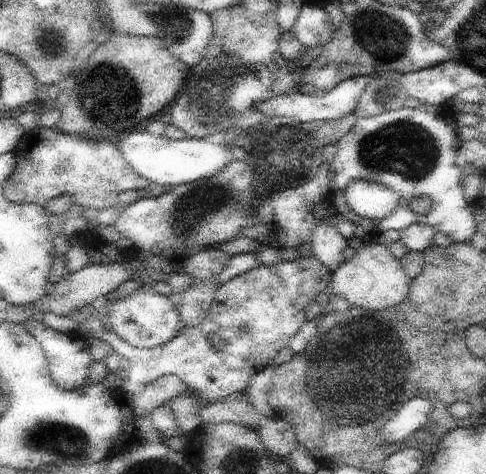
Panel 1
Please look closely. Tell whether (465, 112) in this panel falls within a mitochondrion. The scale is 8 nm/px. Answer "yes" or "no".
no

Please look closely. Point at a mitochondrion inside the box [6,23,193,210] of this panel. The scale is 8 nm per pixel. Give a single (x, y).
(49, 44)

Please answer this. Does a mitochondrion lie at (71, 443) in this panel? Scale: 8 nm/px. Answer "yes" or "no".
yes

